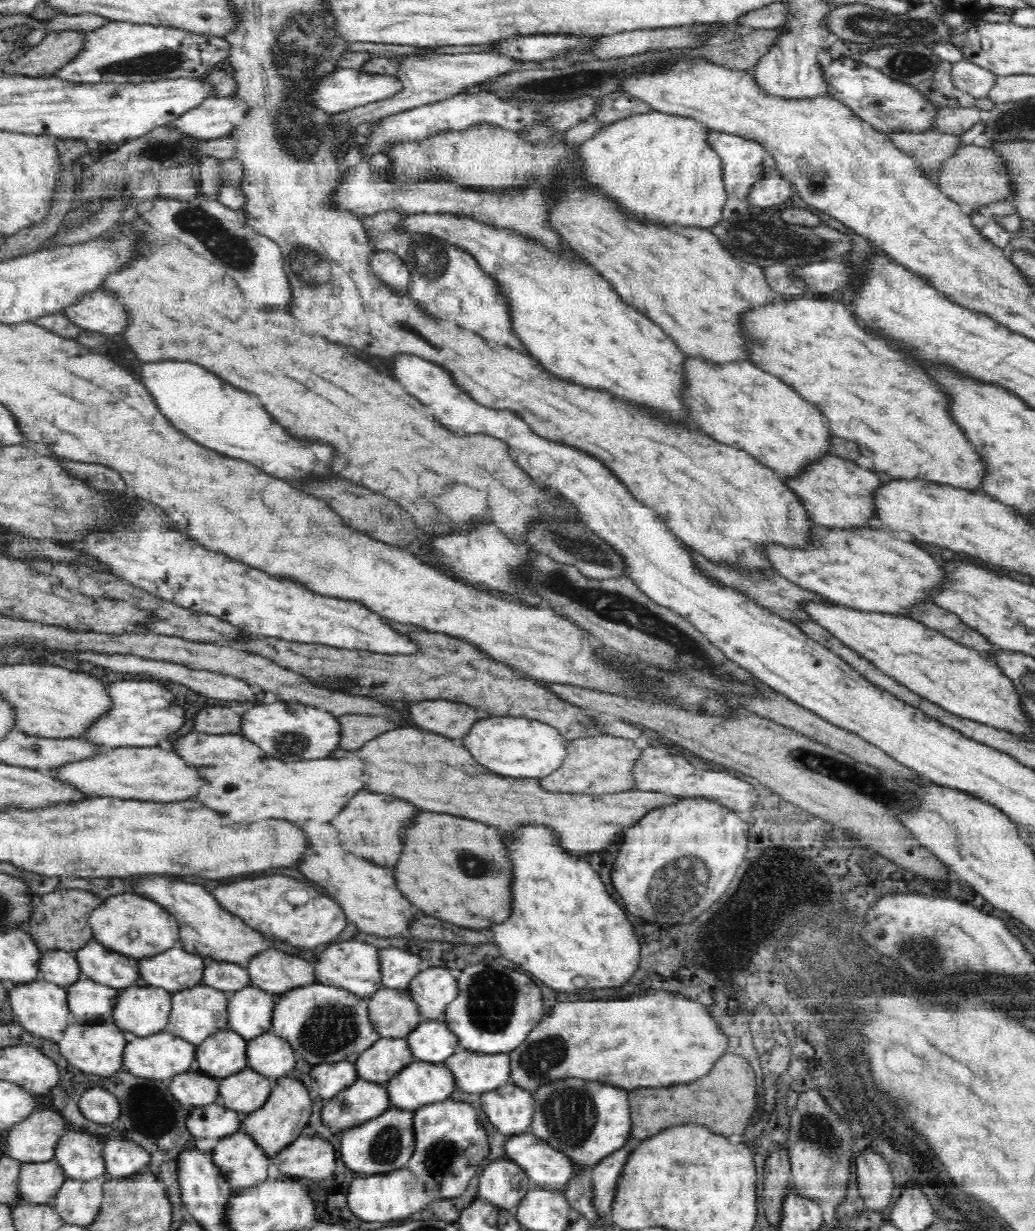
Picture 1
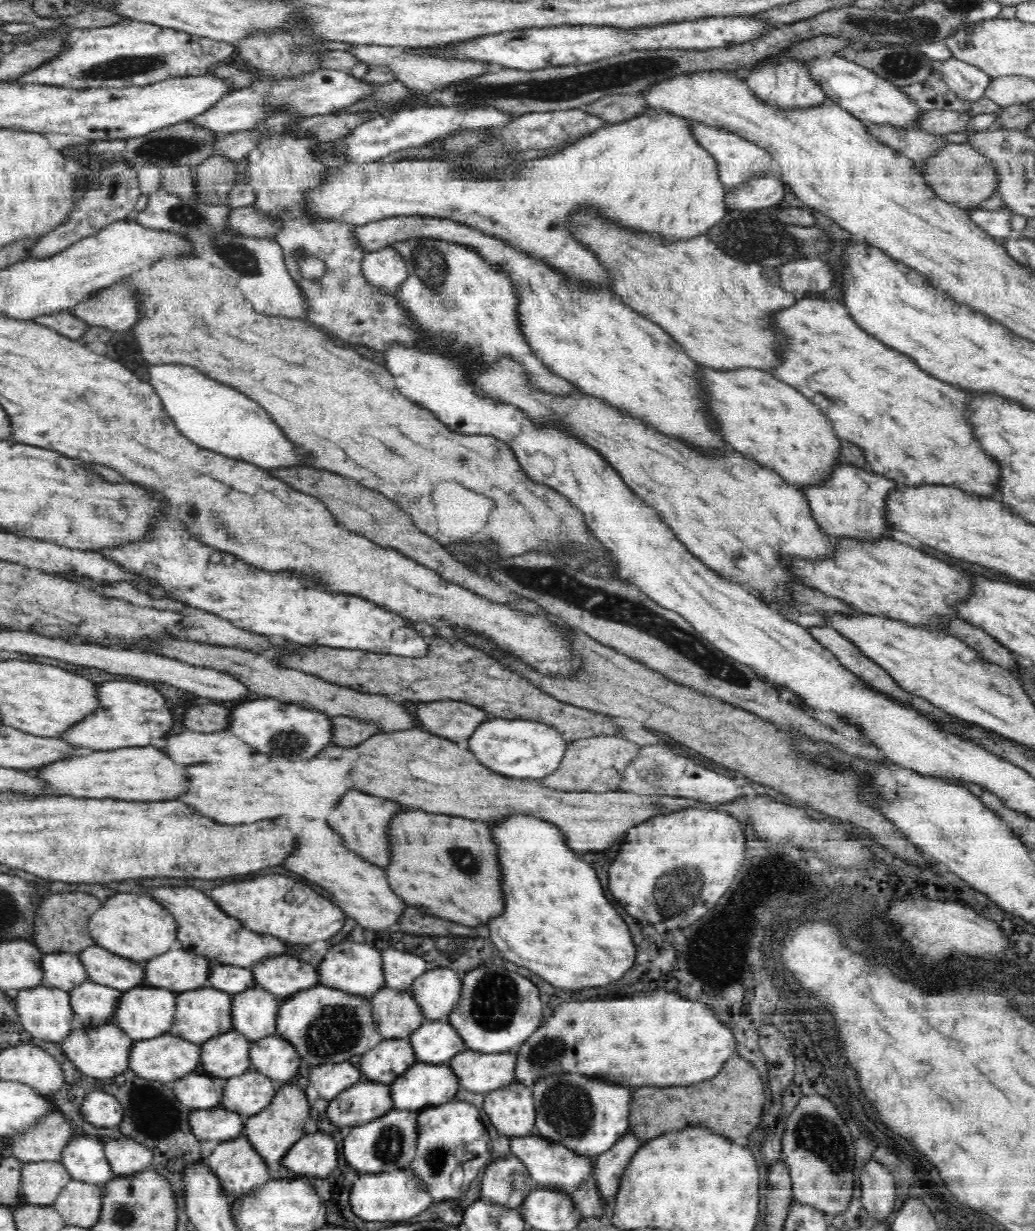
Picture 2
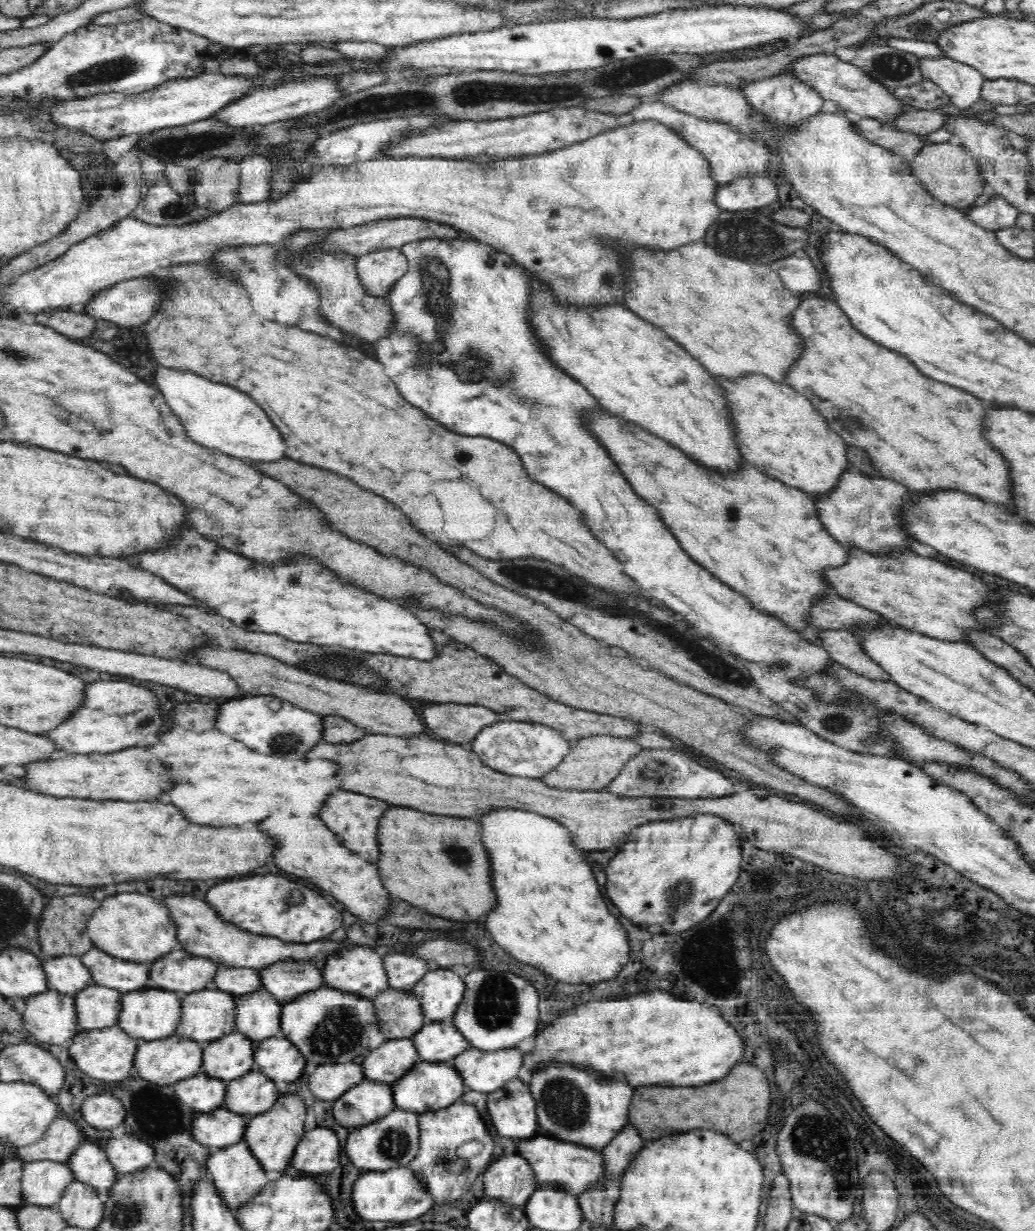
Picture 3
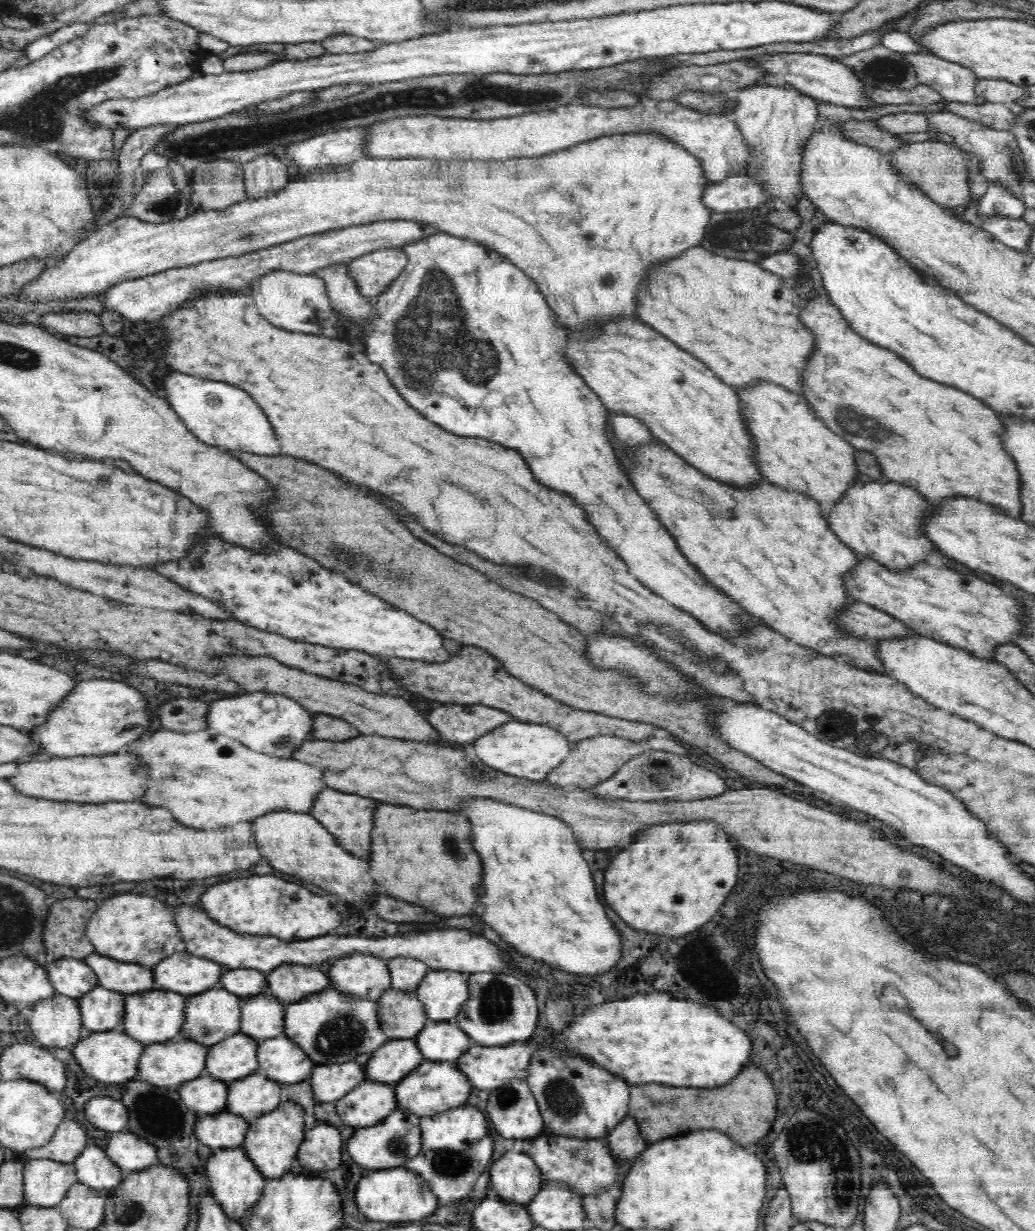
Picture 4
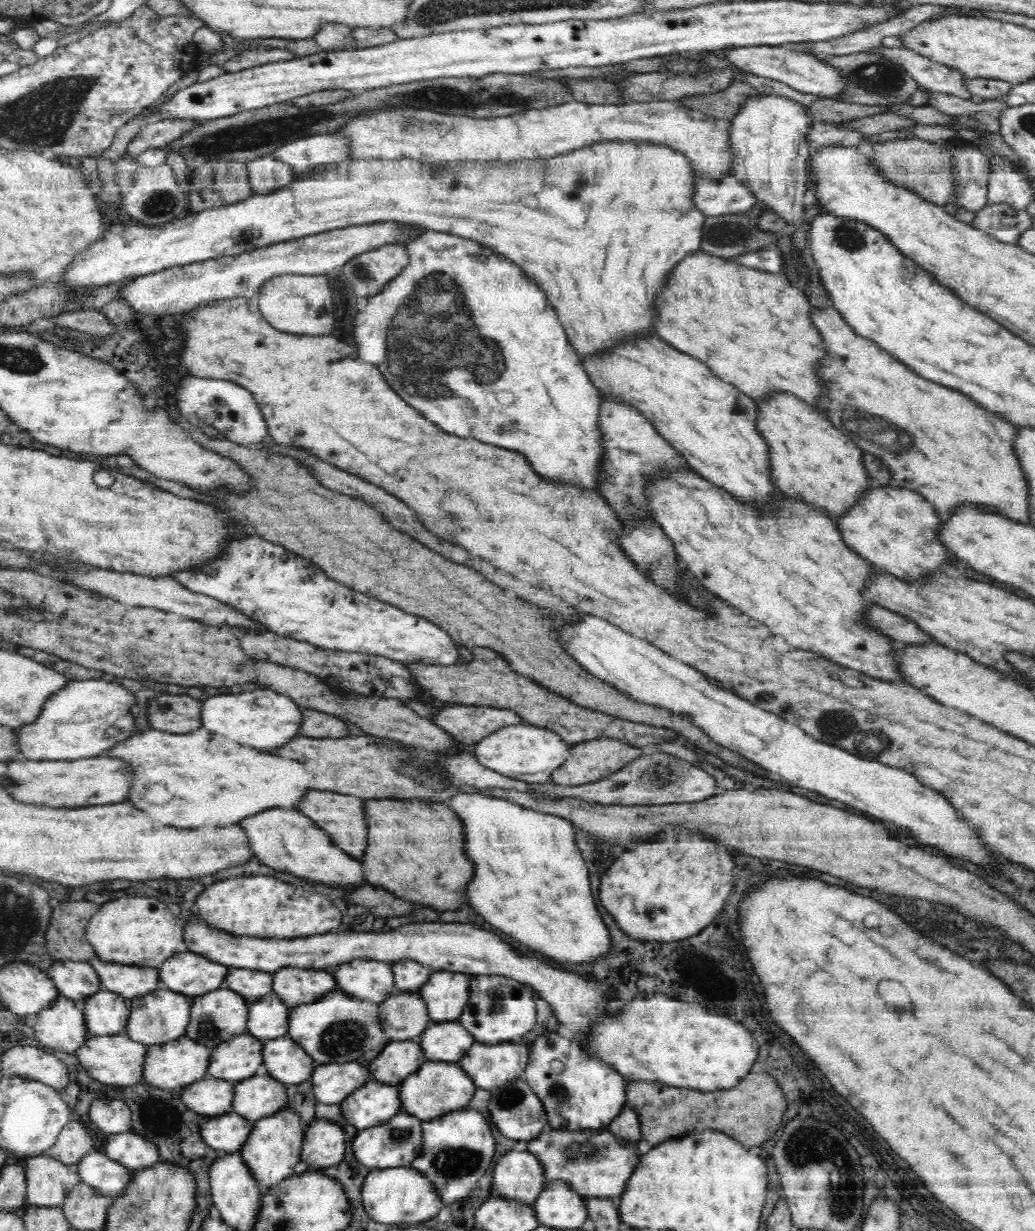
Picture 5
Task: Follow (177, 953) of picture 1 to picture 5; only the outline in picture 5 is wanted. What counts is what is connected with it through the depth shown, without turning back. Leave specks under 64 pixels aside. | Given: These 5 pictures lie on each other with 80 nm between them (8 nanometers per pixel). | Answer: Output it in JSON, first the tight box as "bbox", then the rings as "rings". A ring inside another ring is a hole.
{"bbox":[160,952,229,999],"rings":[[[182,952],[162,964],[160,985],[193,999],[223,988],[229,970],[222,964],[210,962],[192,952]]]}

